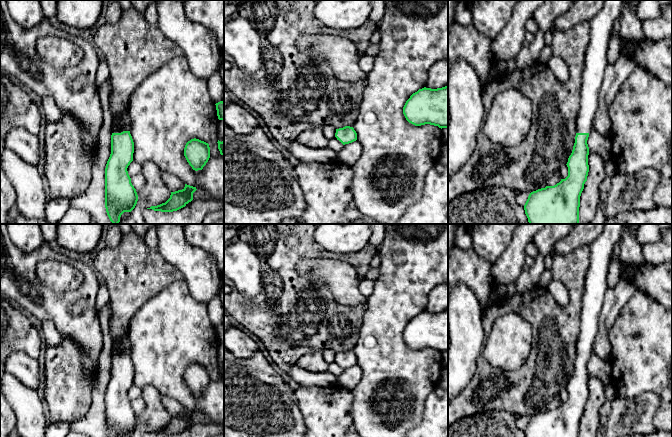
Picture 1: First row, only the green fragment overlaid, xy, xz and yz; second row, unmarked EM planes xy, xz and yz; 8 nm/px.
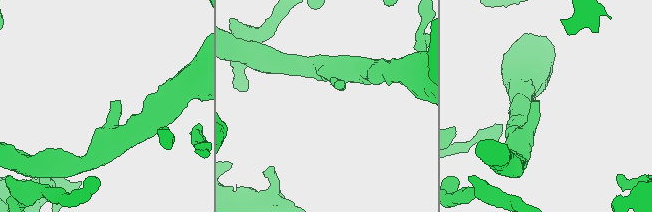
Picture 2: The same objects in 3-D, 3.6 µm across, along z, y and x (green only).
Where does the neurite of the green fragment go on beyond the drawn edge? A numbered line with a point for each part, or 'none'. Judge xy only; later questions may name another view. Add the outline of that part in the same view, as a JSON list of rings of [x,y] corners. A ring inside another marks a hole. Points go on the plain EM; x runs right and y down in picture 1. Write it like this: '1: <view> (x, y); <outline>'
1: xy (121, 347); [[[128,330],[121,339],[115,339],[113,341],[113,357],[121,357],[123,355],[130,355],[131,347],[128,338]]]

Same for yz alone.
1: yz (601, 249); [[[604,224],[600,236],[590,246],[590,264],[584,279],[584,293],[580,312],[579,336],[576,357],[590,357],[593,343],[598,332],[598,320],[608,290],[608,268],[611,263],[615,244],[619,241],[624,224]]]

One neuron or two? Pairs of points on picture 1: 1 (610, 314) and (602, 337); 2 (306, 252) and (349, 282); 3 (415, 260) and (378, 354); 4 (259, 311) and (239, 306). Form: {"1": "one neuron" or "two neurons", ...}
{"1": "one neuron", "2": "two neurons", "3": "one neuron", "4": "one neuron"}

